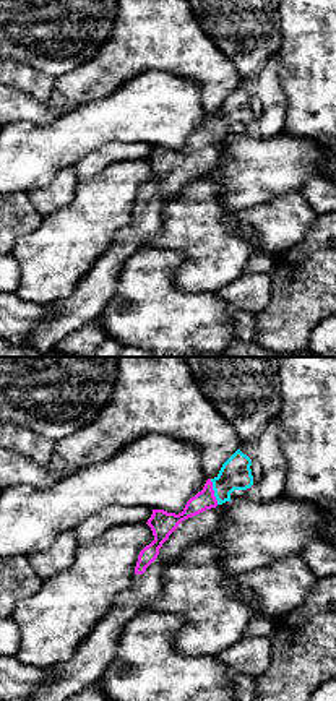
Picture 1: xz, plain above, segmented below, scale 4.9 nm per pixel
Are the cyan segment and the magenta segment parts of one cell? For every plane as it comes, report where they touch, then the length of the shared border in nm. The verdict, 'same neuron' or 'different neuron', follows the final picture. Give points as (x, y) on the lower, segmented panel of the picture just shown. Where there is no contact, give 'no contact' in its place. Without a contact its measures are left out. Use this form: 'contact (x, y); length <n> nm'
contact (215, 492); length 130 nm

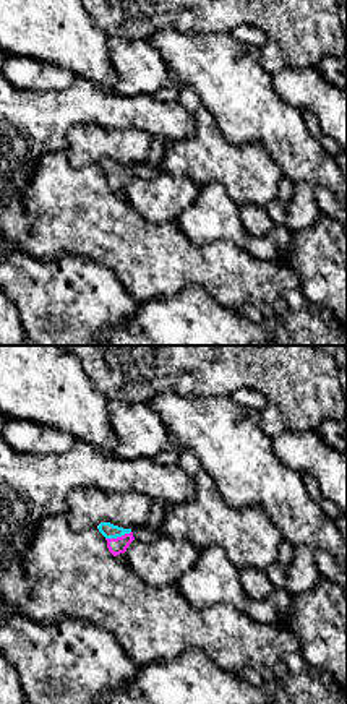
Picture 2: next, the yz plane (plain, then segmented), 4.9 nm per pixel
contact (117, 536); length 130 nm

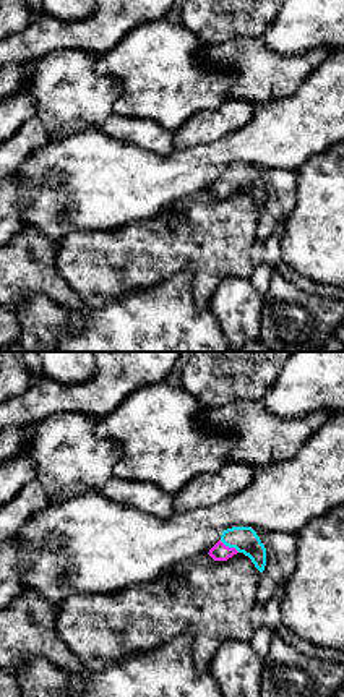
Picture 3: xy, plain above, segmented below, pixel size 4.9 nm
contact (229, 547); length 120 nm

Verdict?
same neuron

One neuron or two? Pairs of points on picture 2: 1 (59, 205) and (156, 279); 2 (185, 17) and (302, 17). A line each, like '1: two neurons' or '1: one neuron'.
1: one neuron
2: one neuron

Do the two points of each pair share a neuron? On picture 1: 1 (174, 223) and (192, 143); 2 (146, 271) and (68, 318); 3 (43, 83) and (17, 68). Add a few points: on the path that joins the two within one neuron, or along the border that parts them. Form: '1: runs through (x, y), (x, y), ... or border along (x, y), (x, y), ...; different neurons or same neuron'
1: border along (202, 176), (166, 202), (163, 227); different neurons
2: border along (130, 257), (101, 313); different neurons
3: runs through (36, 83), (23, 75); same neuron

